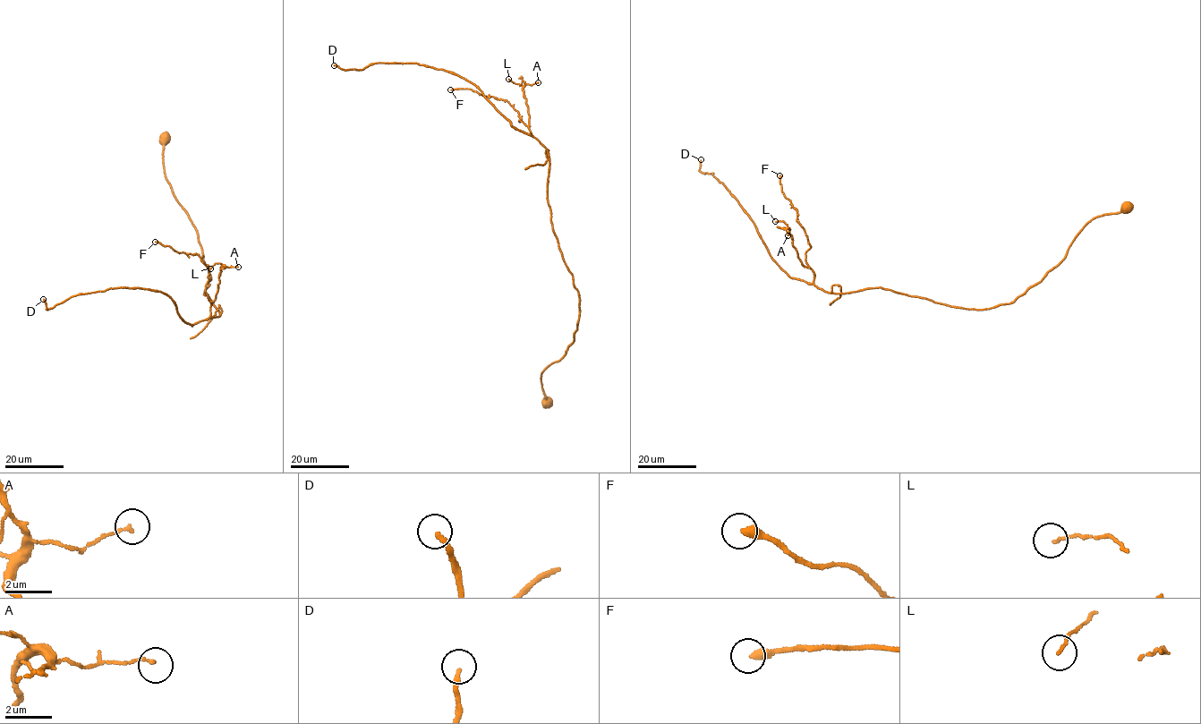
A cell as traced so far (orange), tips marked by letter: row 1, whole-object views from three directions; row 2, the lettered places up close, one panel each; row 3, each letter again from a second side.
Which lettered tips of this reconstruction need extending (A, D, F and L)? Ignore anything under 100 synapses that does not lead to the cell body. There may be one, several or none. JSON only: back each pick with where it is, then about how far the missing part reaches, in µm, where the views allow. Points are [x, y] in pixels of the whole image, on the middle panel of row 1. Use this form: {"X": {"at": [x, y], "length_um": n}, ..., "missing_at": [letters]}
{"D": {"at": [334, 65], "length_um": 140}, "missing_at": ["D"]}

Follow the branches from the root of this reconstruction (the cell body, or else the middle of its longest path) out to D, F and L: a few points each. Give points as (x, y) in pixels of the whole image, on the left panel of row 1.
D: (164, 138), (166, 179), (220, 316), (192, 326), (138, 288), (43, 299)
F: (164, 138), (166, 179), (196, 230), (211, 277), (204, 294), (220, 316), (211, 316), (200, 257), (155, 242)
L: (164, 138), (166, 179), (196, 230), (211, 277), (204, 294), (217, 317), (210, 304), (222, 265), (210, 268)

